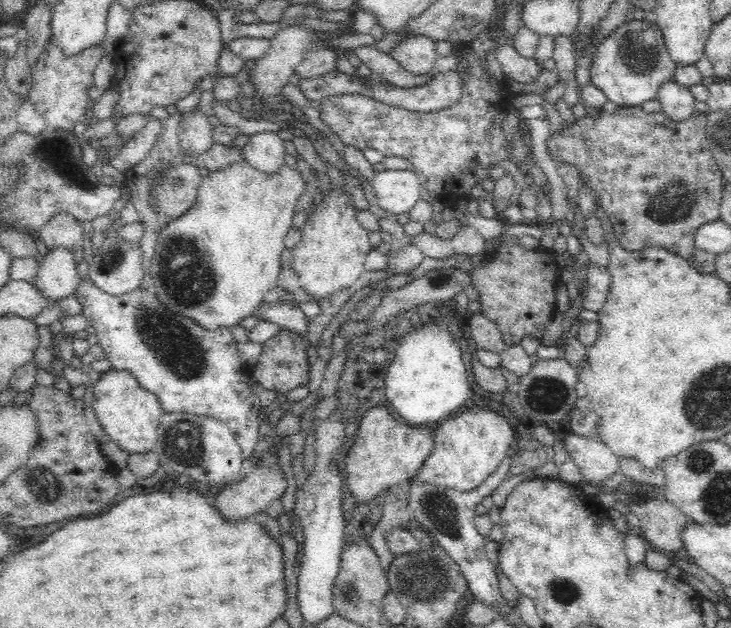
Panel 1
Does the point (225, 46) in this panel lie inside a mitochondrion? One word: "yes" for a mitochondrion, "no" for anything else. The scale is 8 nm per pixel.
no

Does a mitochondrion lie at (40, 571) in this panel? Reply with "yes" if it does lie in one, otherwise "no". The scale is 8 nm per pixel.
no

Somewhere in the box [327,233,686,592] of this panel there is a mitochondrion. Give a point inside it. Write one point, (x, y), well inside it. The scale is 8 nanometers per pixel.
(439, 510)

